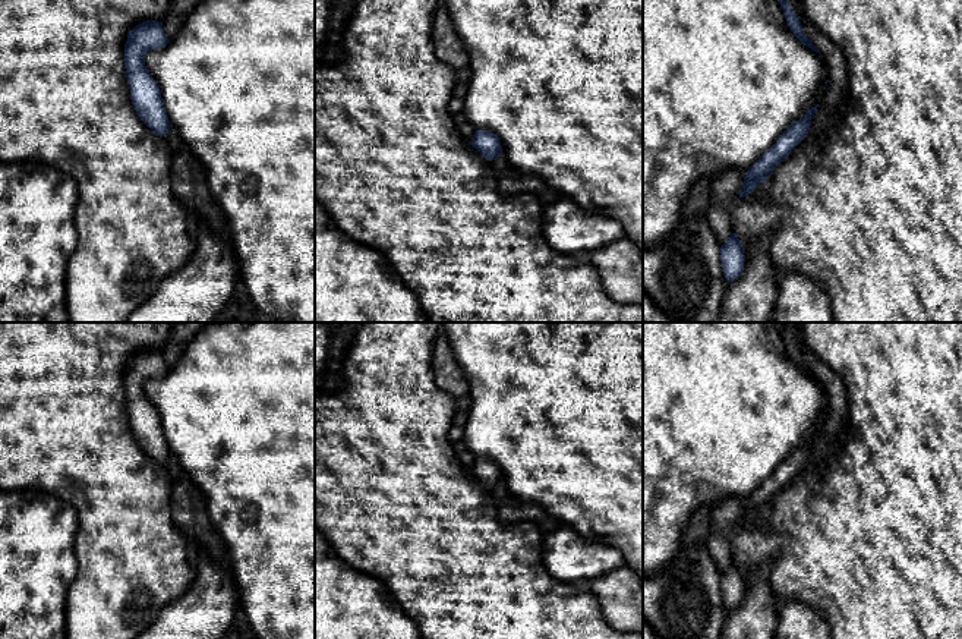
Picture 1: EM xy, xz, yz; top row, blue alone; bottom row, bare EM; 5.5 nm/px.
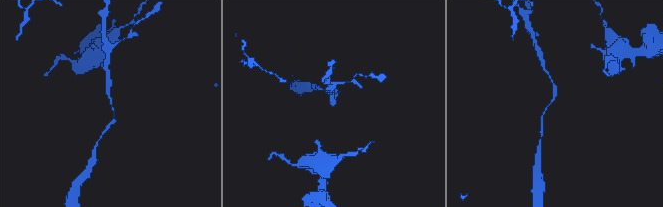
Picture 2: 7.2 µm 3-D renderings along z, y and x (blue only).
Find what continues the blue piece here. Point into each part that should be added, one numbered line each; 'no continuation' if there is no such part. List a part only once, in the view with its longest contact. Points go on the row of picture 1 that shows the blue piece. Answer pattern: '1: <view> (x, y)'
no continuation

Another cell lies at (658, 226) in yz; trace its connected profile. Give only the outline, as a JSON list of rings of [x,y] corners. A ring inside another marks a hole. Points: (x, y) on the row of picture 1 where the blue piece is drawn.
[[[643,0],[643,249],[656,248],[665,242],[678,227],[682,218],[682,207],[690,195],[694,183],[707,177],[712,180],[726,167],[745,167],[750,169],[778,139],[779,136],[797,120],[799,120],[805,111],[823,100],[826,94],[826,81],[829,79],[829,70],[824,59],[804,45],[795,34],[786,25],[783,10],[778,0]]]

